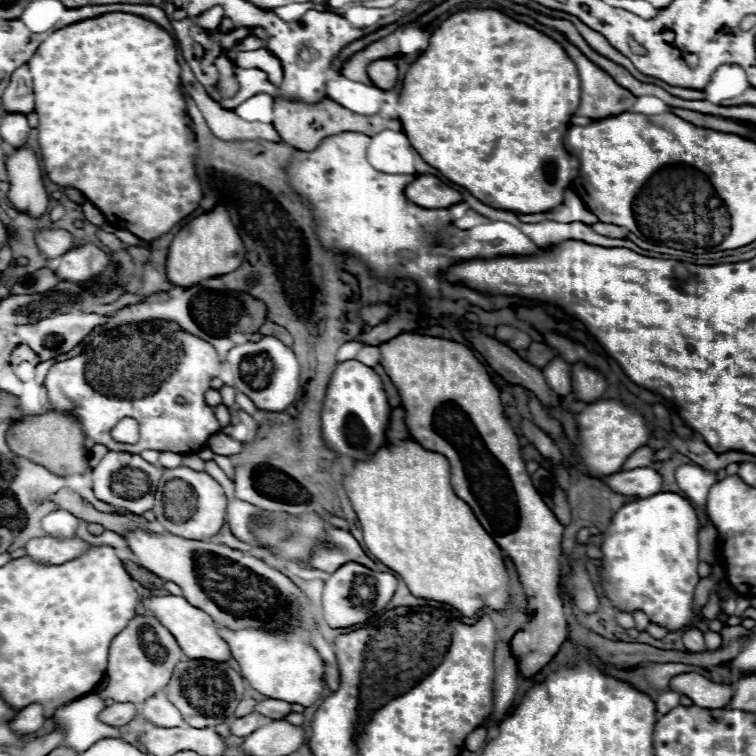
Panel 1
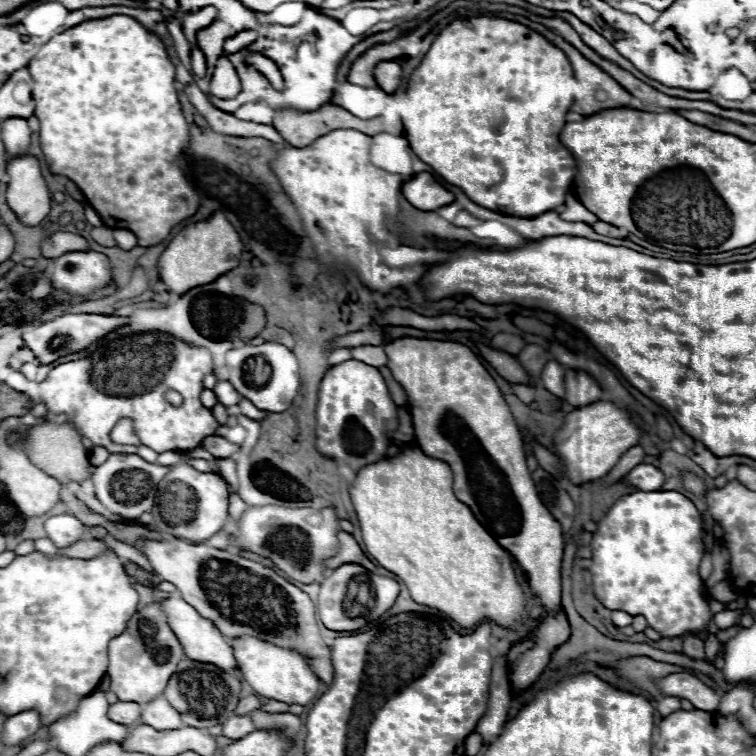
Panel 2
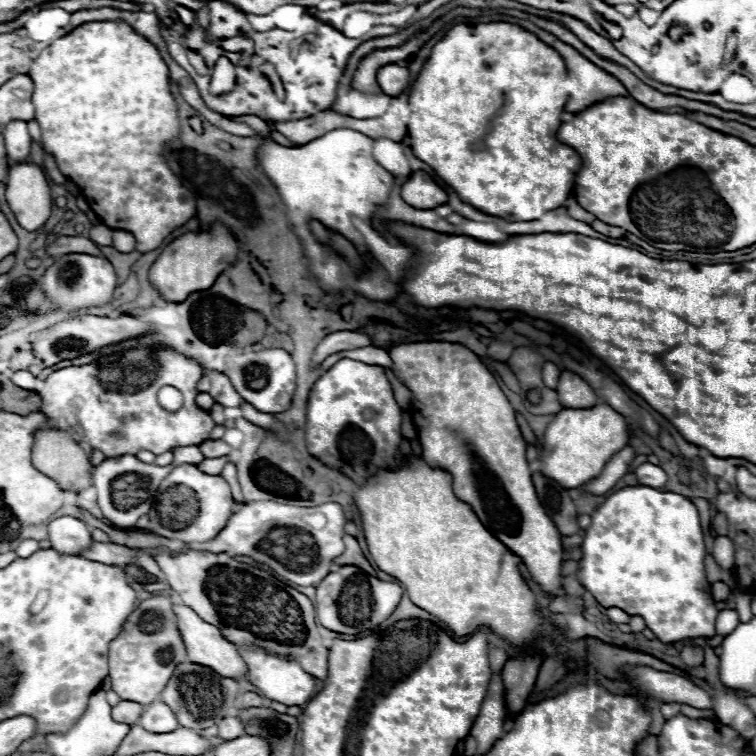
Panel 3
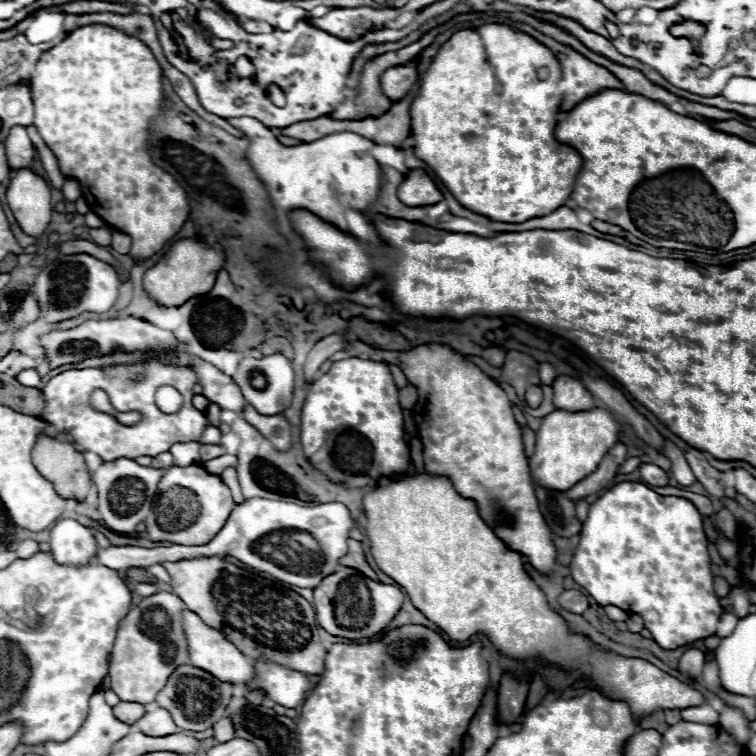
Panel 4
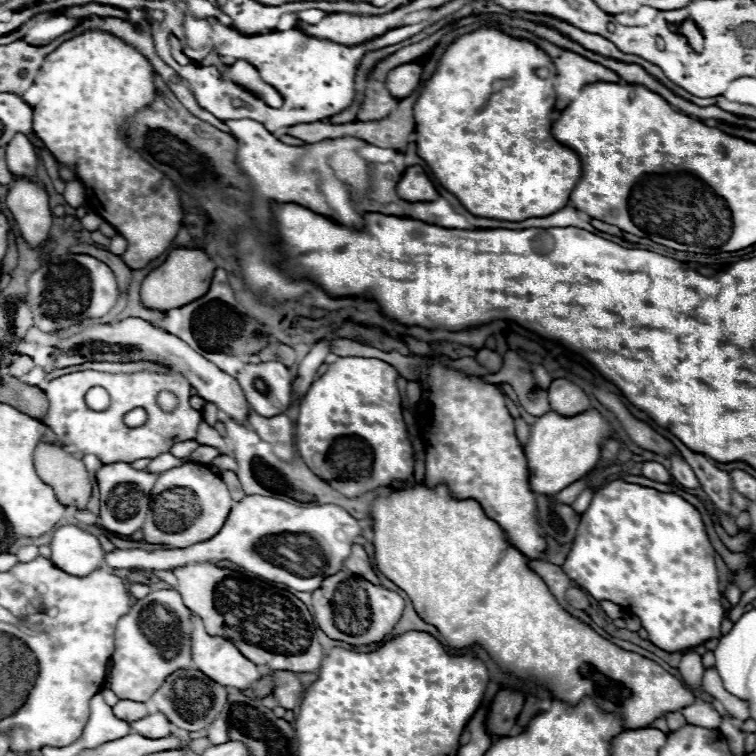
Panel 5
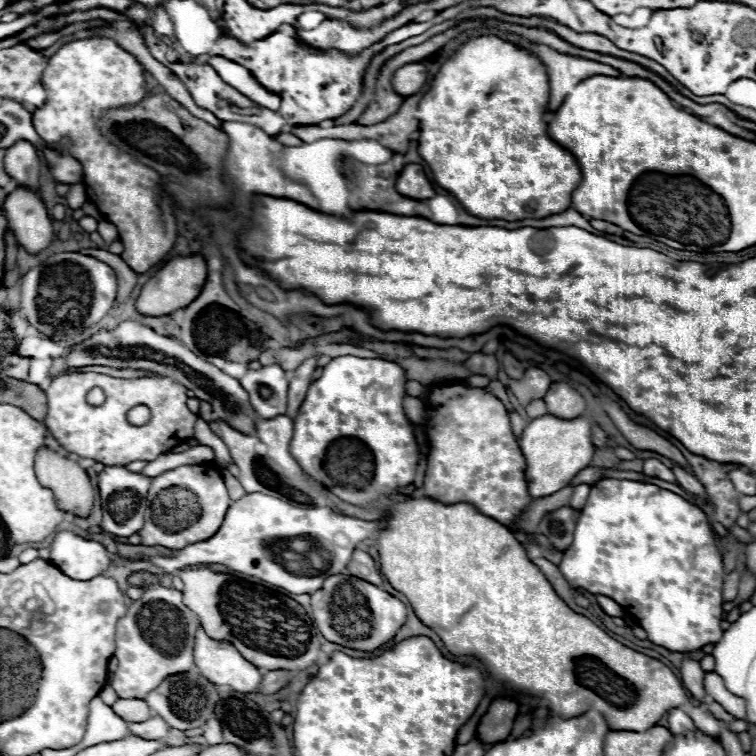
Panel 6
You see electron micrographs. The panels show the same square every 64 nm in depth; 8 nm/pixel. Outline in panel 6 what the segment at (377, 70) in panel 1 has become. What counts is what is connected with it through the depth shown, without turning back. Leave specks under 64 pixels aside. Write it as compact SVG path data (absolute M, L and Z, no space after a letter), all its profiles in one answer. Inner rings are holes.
M408 64L402 66L400 70L396 70L394 78L392 78L392 86L398 94L408 96L408 94L416 94L428 78L428 68L424 64Z

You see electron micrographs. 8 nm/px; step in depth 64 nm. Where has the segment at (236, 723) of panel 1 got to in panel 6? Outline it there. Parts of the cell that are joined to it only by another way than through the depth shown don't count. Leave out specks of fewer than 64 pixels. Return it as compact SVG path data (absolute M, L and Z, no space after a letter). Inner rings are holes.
M208 720L204 724L204 738L208 744L222 744L222 730L218 720Z

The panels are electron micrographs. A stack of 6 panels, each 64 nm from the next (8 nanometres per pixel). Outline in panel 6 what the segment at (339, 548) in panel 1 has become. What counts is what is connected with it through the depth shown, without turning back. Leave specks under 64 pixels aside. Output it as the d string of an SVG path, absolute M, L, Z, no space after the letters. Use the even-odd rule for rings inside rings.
M354 550L354 556L352 556L352 562L348 564L348 572L352 576L358 576L366 582L372 582L374 586L382 586L382 576L380 572L376 570L376 564L374 560L364 552L364 550Z

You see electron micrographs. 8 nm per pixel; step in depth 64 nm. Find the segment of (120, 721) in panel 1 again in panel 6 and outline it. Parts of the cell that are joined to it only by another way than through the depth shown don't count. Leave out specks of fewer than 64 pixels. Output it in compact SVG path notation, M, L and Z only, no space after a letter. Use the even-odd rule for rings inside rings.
M118 698L112 704L112 710L120 714L120 718L124 718L126 722L144 722L144 718L152 716L148 704L140 698Z

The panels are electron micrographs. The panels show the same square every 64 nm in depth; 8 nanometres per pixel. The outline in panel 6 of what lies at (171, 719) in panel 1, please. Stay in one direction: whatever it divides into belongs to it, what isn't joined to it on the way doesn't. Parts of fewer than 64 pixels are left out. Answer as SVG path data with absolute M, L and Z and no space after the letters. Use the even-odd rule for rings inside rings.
M154 716L146 722L130 722L128 730L140 734L140 738L164 738L168 734L168 724L160 716Z

